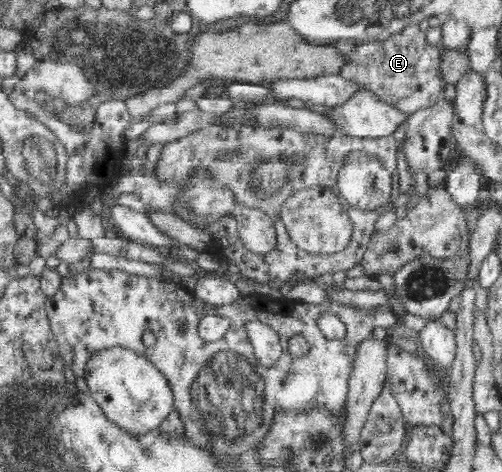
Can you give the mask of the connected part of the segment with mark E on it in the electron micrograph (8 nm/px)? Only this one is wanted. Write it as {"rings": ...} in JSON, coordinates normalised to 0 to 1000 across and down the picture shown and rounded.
{"rings":[[[815,47],[807,64],[767,85],[717,89],[695,114],[683,114],[685,133],[675,148],[677,159],[683,169],[727,180],[731,191],[743,193],[763,214],[815,242],[867,220],[882,203],[875,142],[882,110],[876,95],[865,97],[851,87],[849,68],[855,59],[855,47]]]}

